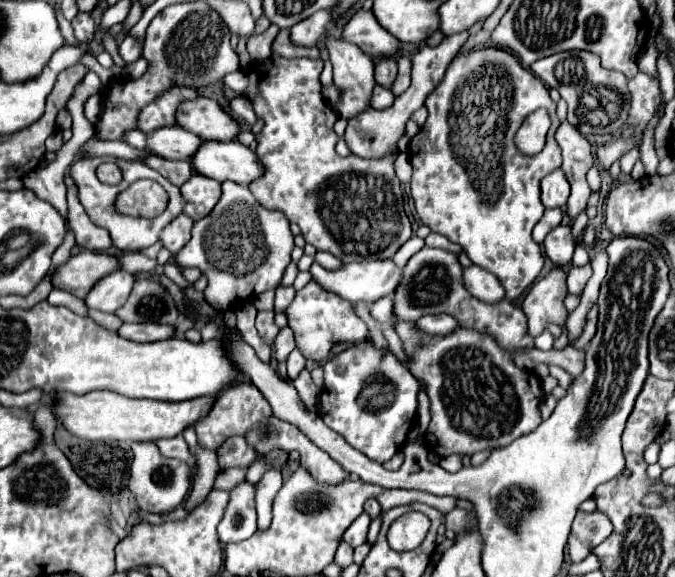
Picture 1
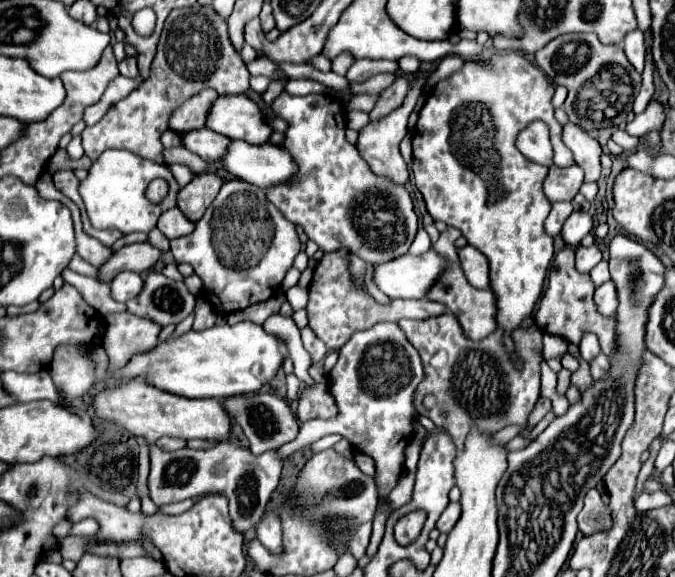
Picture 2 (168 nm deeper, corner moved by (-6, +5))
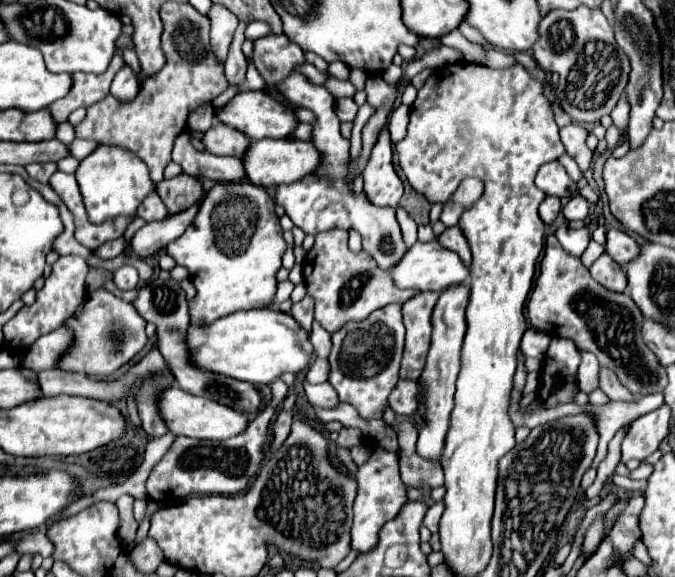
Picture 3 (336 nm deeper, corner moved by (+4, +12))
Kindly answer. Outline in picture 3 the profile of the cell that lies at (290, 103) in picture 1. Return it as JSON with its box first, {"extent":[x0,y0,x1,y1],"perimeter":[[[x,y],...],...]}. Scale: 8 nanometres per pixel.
{"extent":[276,72,406,270],"perimeter":[[[292,72],[282,84],[278,84],[278,90],[288,98],[292,106],[308,108],[316,114],[314,124],[314,146],[318,152],[322,152],[322,166],[316,170],[314,176],[308,176],[306,180],[300,180],[296,184],[282,184],[276,190],[276,204],[284,206],[290,220],[302,228],[306,234],[318,234],[322,230],[332,228],[356,228],[362,236],[362,248],[372,254],[372,258],[378,262],[382,270],[390,270],[402,256],[406,254],[406,246],[402,242],[402,232],[396,220],[396,208],[378,208],[364,194],[354,196],[352,190],[346,186],[346,172],[348,172],[348,150],[350,142],[340,136],[340,120],[334,112],[334,98],[324,86],[318,86],[310,82],[304,74]]]}

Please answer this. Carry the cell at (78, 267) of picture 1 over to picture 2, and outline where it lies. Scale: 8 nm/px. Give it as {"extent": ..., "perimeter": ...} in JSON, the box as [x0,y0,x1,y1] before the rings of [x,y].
{"extent":[98,243,160,283],"perimeter":[[[132,243],[118,251],[114,251],[100,267],[98,267],[98,281],[110,283],[120,271],[148,271],[160,259],[160,251],[150,243]]]}

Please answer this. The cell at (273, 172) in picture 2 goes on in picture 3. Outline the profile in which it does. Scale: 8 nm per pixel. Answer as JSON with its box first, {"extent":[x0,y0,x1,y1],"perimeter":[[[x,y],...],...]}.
{"extent":[242,138,320,188],"perimeter":[[[284,138],[284,140],[258,140],[252,142],[246,156],[242,158],[248,180],[262,188],[280,186],[280,184],[294,184],[304,176],[316,172],[320,164],[320,152],[314,148],[312,142],[304,142],[298,138]]]}

